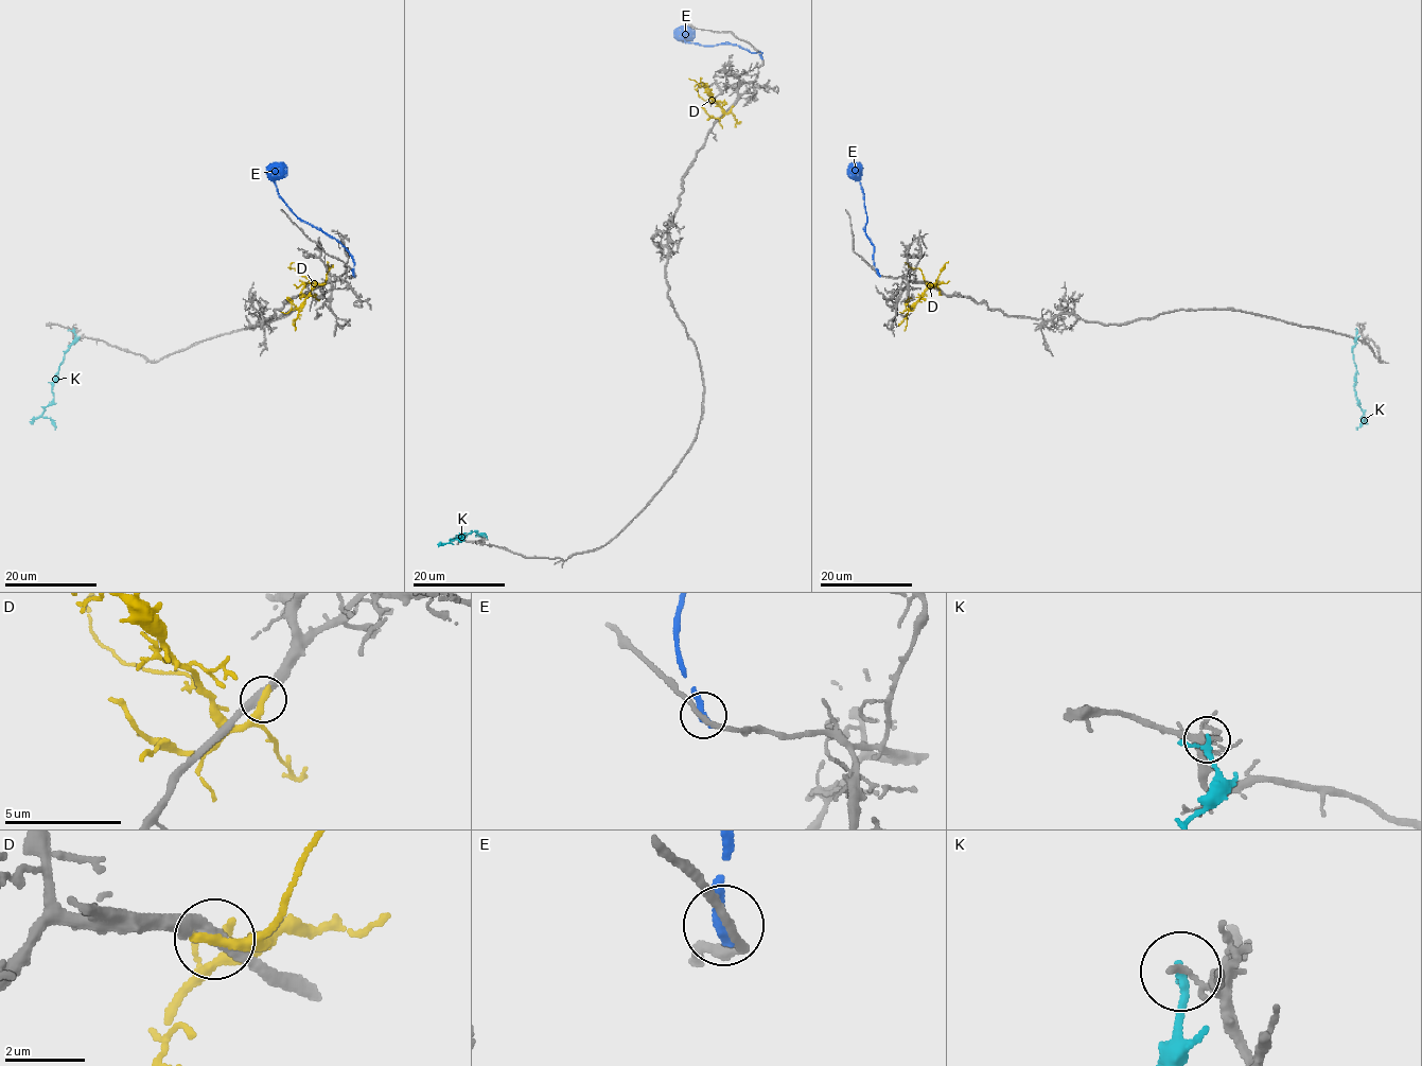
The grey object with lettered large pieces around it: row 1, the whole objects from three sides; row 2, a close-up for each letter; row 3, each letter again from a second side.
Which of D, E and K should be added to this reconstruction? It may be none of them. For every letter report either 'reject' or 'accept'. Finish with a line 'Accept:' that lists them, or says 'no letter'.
D: accept
E: reject
K: reject
Accept: D

